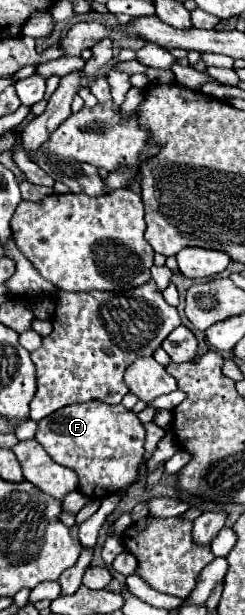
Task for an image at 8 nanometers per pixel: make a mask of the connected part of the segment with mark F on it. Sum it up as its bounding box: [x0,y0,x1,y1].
[36,402,144,500]

